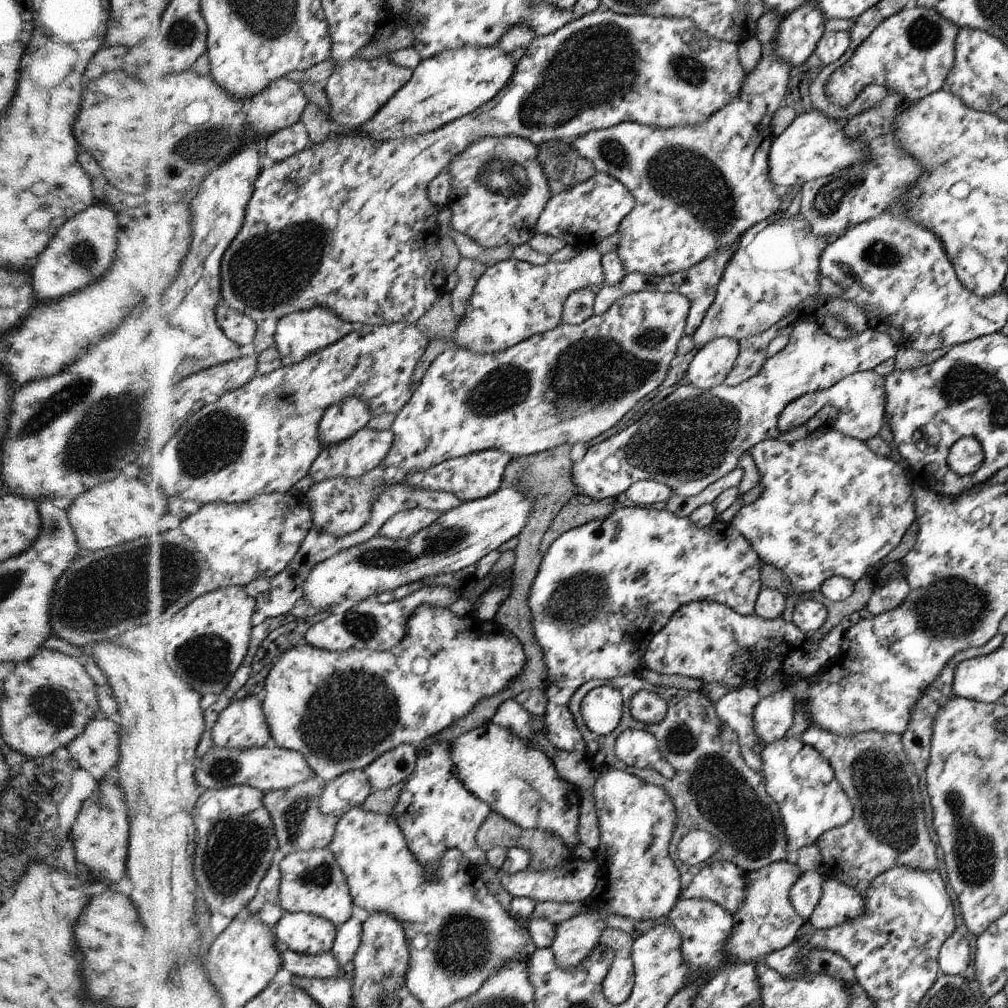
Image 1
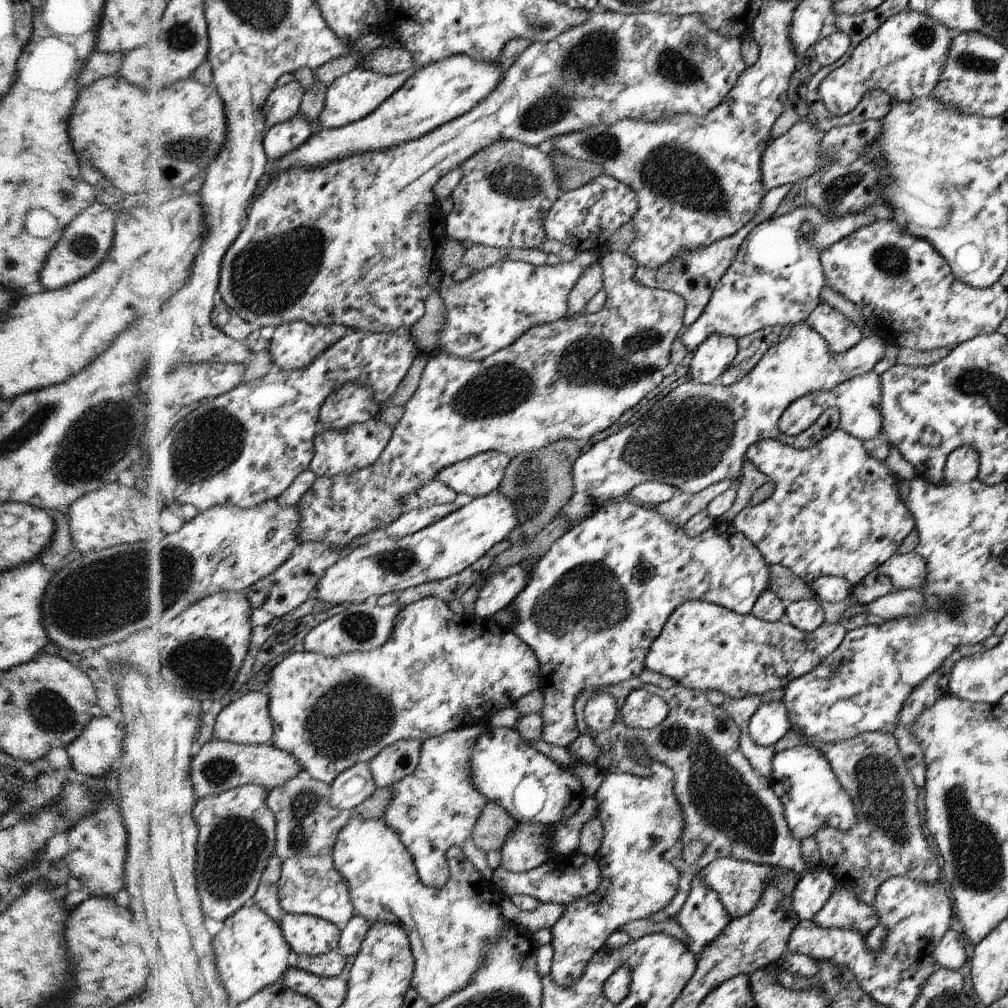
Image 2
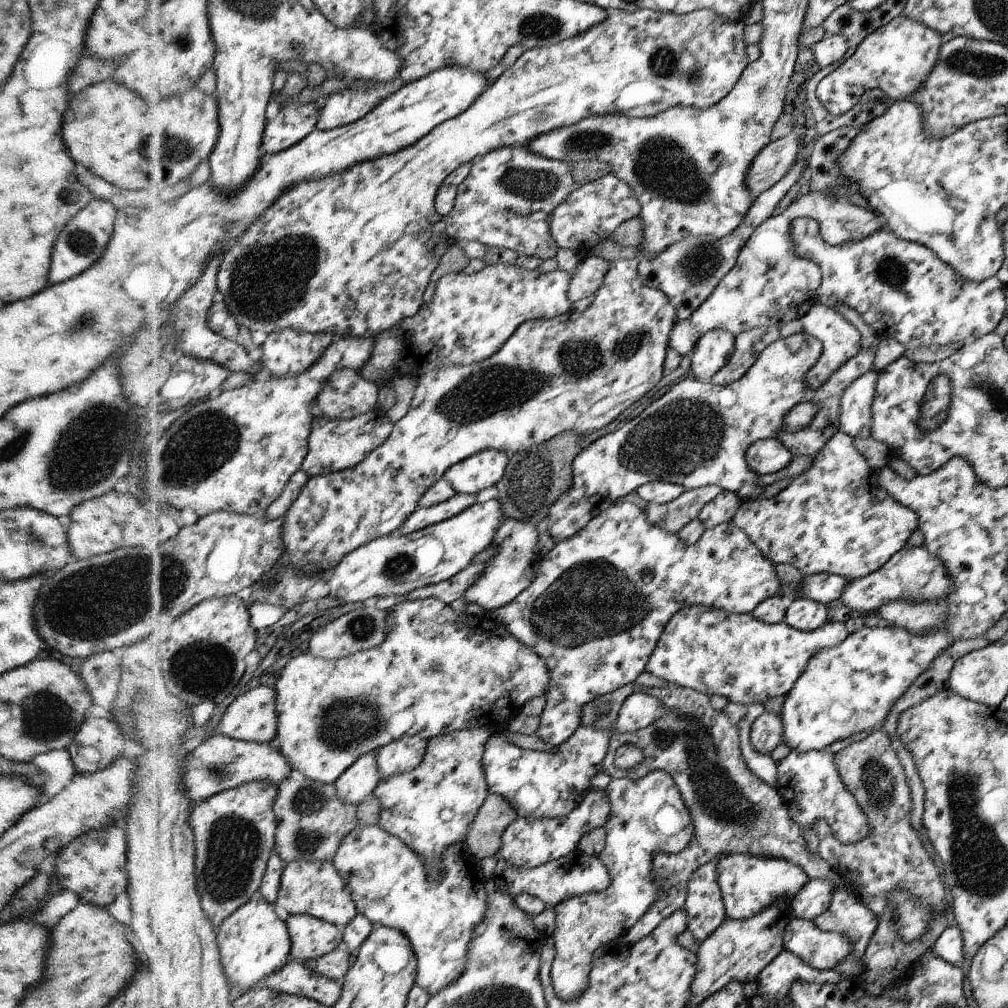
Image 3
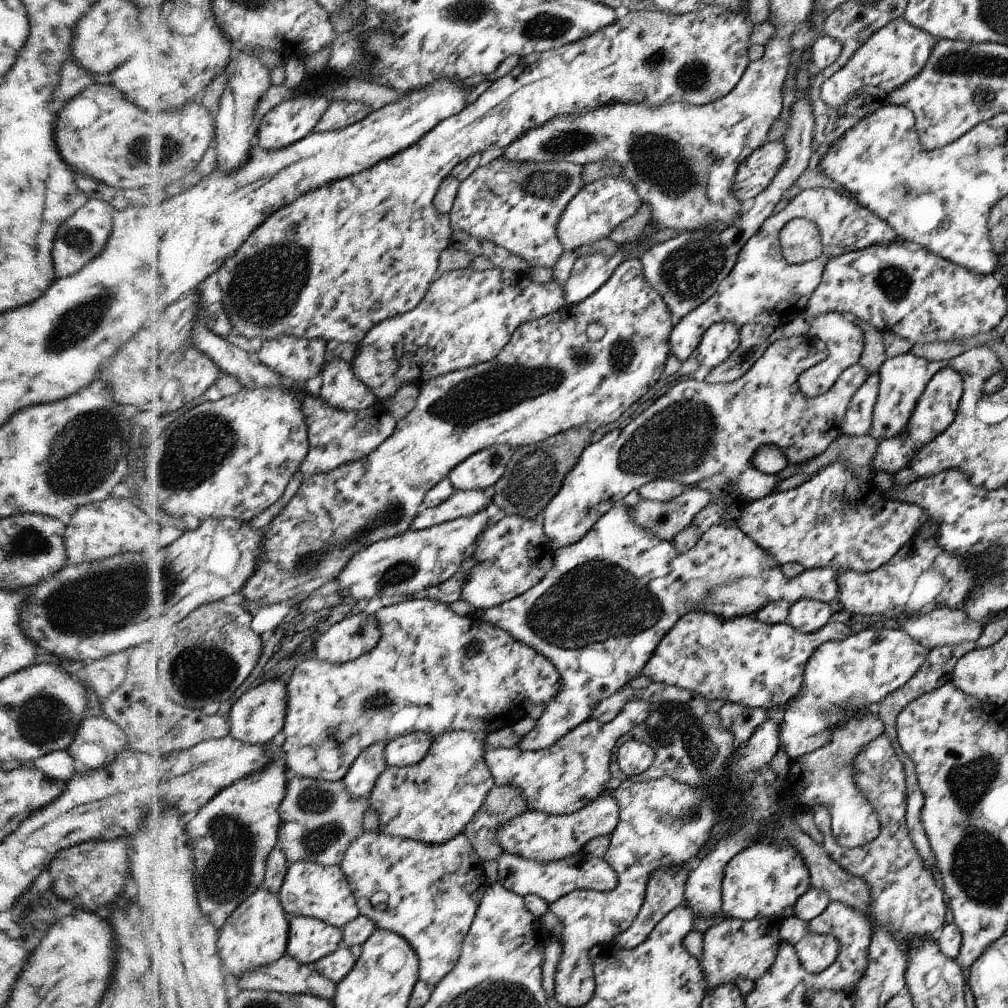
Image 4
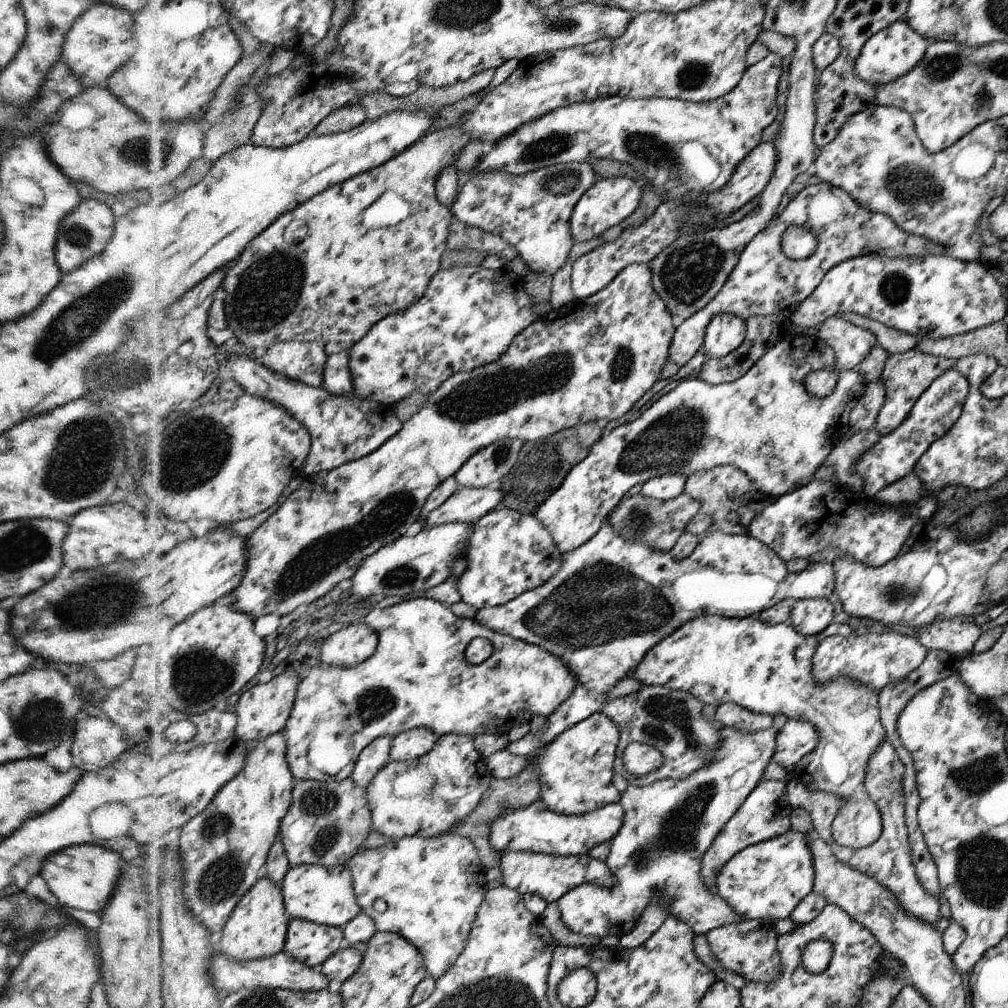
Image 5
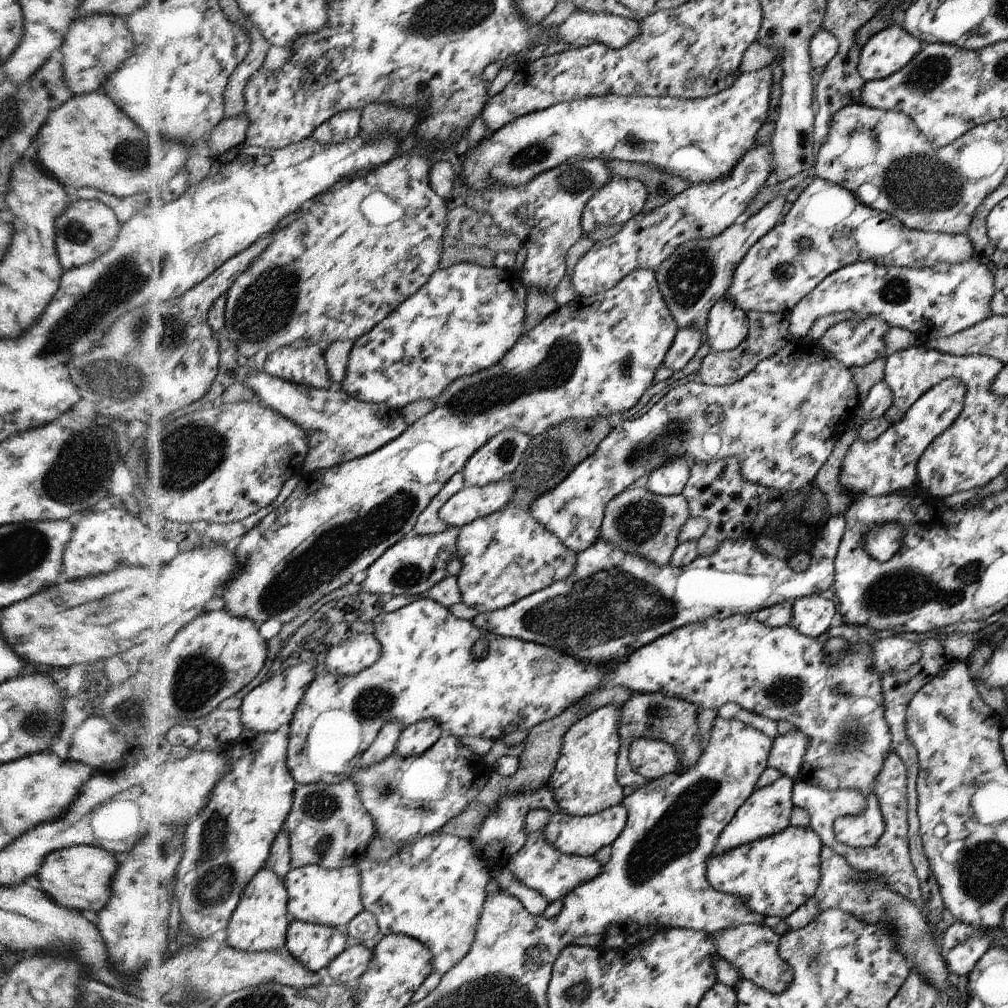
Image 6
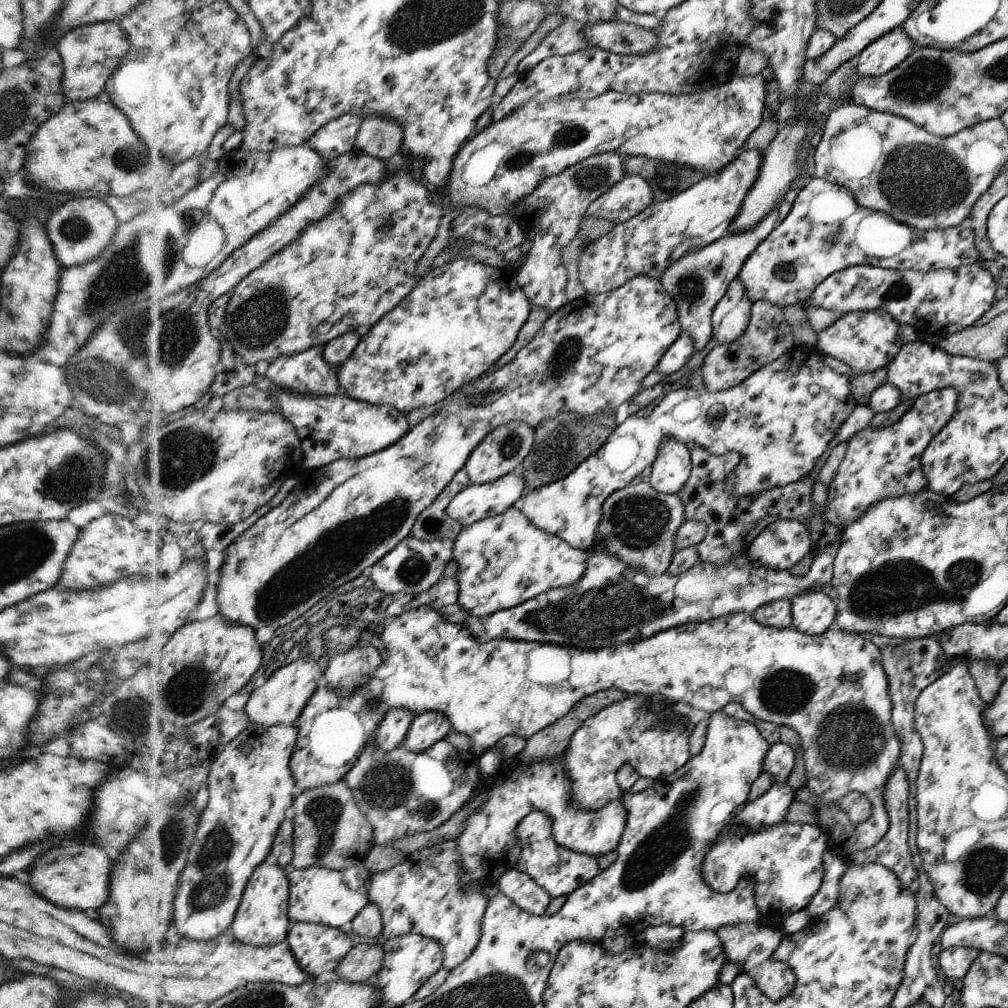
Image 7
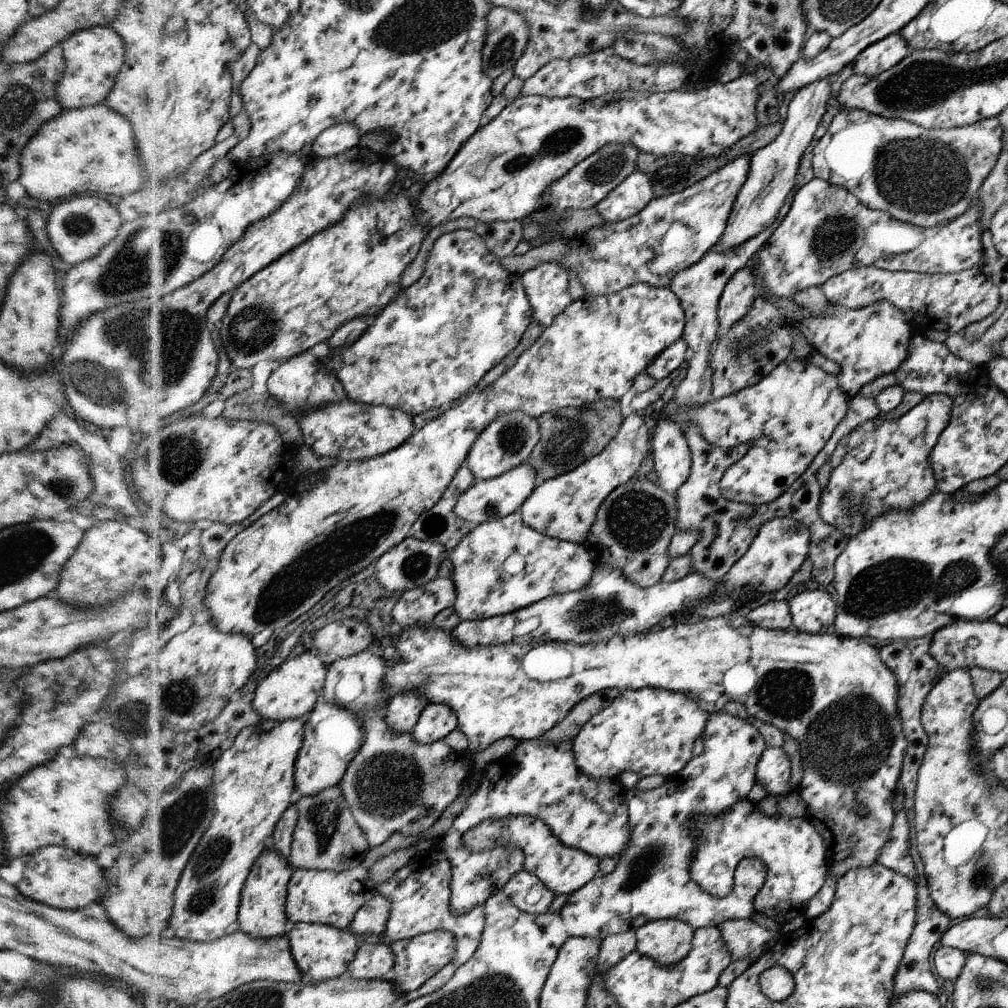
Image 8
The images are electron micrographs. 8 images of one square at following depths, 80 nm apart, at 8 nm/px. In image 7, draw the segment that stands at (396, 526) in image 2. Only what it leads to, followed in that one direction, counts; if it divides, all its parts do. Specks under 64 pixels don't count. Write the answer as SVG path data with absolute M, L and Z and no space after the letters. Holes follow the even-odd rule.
M519 470L505 474L496 481L481 485L470 484L453 498L452 504L448 506L449 517L462 523L465 528L485 518L501 515L513 508L512 505L523 495L522 492L524 492L524 477Z

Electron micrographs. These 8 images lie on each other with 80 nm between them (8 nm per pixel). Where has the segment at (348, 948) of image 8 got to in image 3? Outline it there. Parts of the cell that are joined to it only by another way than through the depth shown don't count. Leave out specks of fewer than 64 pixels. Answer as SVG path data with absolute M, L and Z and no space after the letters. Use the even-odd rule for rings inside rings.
M313 915L287 916L293 939L292 958L300 962L326 957L345 943L345 932L336 924Z

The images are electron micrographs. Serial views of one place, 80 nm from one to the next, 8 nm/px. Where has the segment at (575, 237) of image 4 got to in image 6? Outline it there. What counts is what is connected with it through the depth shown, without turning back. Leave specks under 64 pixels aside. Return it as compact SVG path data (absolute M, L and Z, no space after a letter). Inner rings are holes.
M614 178L585 206L583 234L587 236L598 225L624 225L643 210L647 196L648 190L642 181Z

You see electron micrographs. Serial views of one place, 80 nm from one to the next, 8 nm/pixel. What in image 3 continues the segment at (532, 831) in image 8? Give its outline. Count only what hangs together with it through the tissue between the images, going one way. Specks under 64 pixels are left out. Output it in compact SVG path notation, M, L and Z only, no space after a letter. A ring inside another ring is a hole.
M574 850L563 858L546 862L534 868L518 868L518 866L512 866L509 861L501 859L494 869L492 882L498 890L510 894L512 897L534 896L534 898L540 898L547 908L555 908L574 896L590 895L609 889L613 878L609 868L601 862L598 855L589 856L580 850Z

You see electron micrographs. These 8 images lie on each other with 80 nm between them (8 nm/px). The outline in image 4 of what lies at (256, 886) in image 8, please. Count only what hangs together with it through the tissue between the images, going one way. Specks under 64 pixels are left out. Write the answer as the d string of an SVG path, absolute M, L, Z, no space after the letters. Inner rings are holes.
M265 886L229 919L221 931L220 951L227 972L234 978L250 974L250 970L266 968L289 953L291 917L284 908L281 896L272 894Z

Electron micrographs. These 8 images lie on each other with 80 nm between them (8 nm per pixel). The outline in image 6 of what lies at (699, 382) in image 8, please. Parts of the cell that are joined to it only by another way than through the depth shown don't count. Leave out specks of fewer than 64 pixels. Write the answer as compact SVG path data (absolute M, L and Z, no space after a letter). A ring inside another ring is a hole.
M776 197L765 204L754 216L750 216L742 225L736 223L726 228L722 234L713 238L700 238L684 242L674 250L672 257L657 268L659 286L666 302L672 310L678 328L688 328L692 324L705 330L710 310L717 305L722 296L728 292L733 282L737 267L741 265L742 258L764 234L770 233L782 218L784 200Z

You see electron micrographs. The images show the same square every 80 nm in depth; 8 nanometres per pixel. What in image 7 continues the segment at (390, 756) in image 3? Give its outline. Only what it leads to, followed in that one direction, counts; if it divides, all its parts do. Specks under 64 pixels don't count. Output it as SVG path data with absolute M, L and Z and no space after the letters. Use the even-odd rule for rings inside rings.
M427 710L416 716L402 743L414 753L419 753L444 739L451 731L452 723L444 713Z

